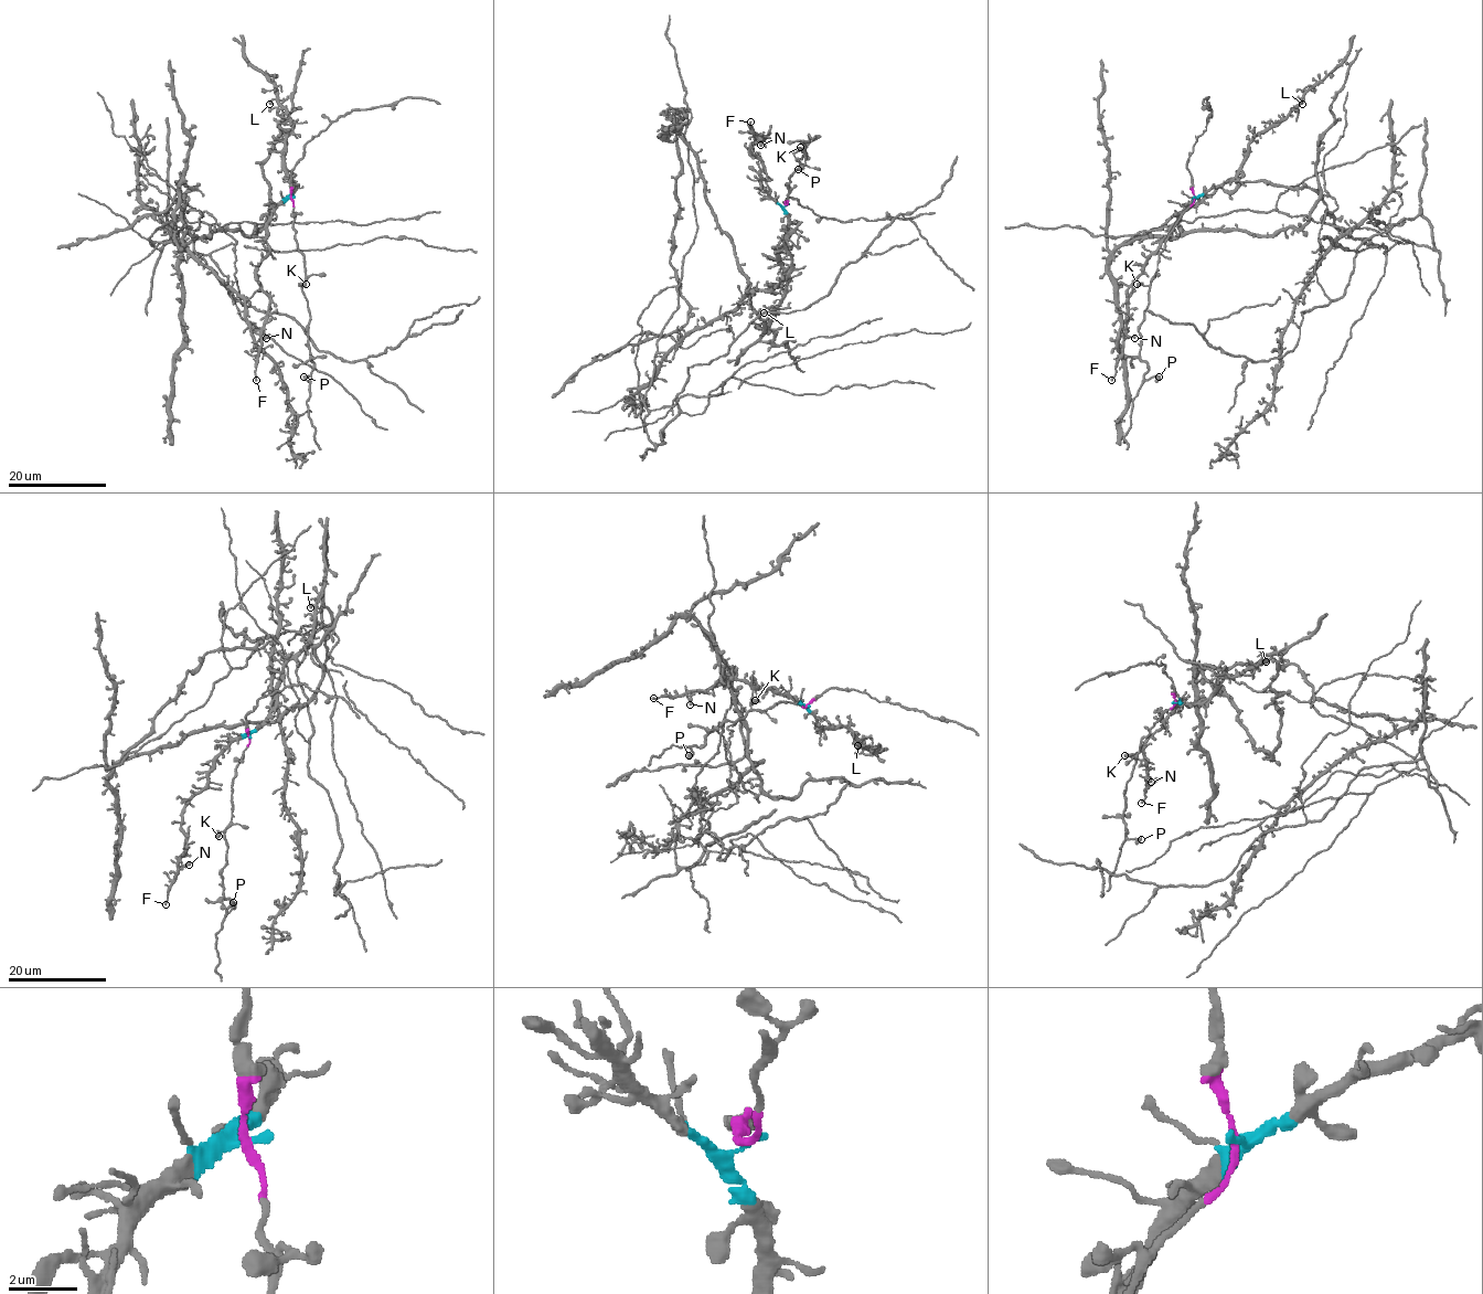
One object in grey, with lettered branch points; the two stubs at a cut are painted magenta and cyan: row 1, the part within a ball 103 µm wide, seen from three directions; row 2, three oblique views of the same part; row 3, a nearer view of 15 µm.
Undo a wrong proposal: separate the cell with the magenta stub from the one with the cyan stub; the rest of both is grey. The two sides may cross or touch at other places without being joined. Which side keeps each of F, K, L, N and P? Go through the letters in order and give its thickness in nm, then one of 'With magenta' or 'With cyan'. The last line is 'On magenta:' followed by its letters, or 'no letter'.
F: Thickness 200 nm. With cyan
K: Thickness 480 nm. With magenta
L: Thickness 320 nm. With cyan
N: Thickness 320 nm. With cyan
P: Thickness 400 nm. With magenta
On magenta: K, P

